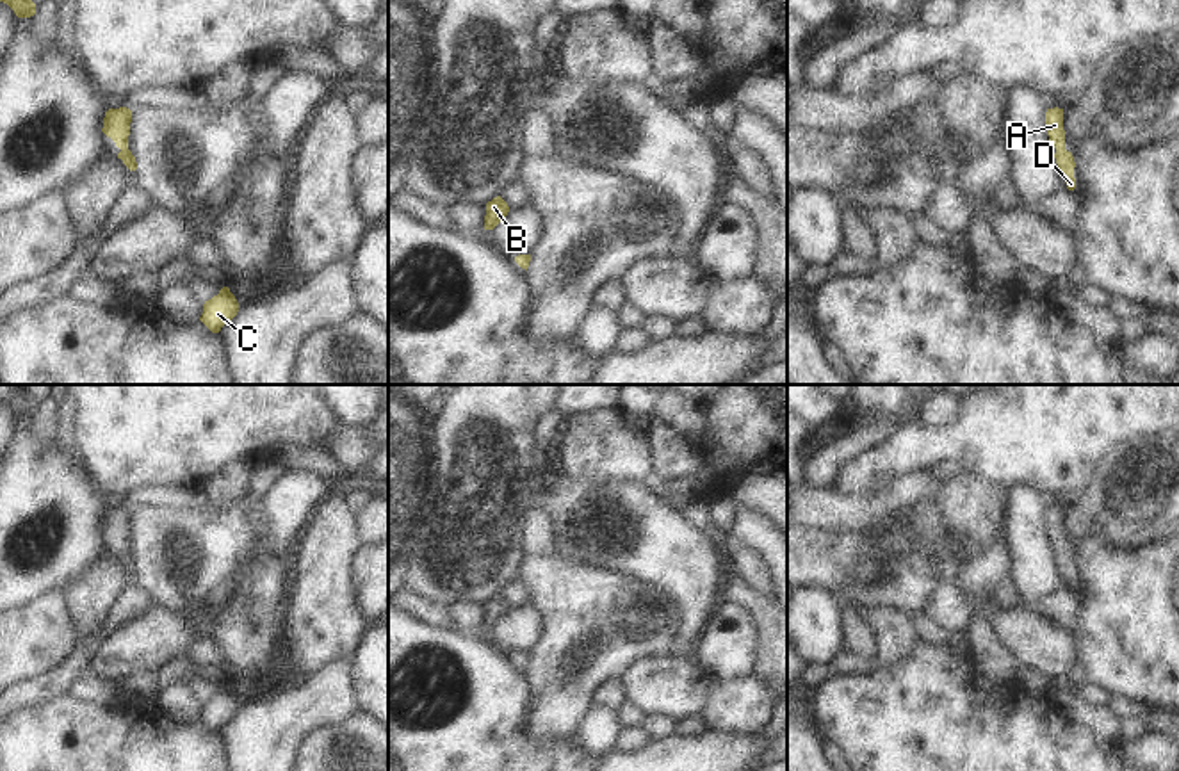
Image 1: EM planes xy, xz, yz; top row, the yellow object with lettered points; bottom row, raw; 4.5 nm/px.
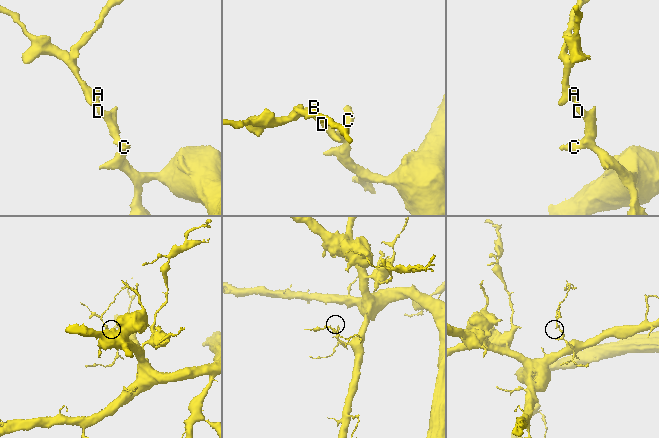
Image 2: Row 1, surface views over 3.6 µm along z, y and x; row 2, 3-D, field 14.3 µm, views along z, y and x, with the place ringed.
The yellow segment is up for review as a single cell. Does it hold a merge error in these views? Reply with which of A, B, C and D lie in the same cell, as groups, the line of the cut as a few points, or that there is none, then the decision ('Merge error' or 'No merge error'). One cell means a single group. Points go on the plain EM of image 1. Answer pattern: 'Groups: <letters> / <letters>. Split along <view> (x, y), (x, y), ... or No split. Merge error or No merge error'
Groups: A B C D. No split. No merge error

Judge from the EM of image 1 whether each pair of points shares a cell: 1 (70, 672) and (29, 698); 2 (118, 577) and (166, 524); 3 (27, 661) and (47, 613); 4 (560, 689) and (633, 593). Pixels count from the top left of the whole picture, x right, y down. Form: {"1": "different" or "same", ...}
{"1": "same", "2": "different", "3": "same", "4": "same"}

